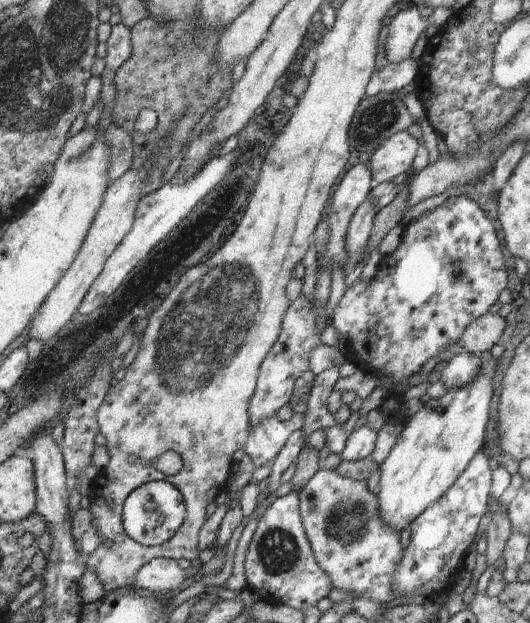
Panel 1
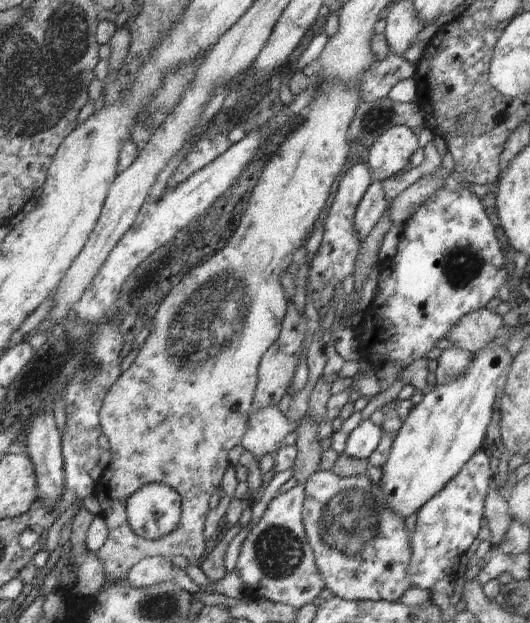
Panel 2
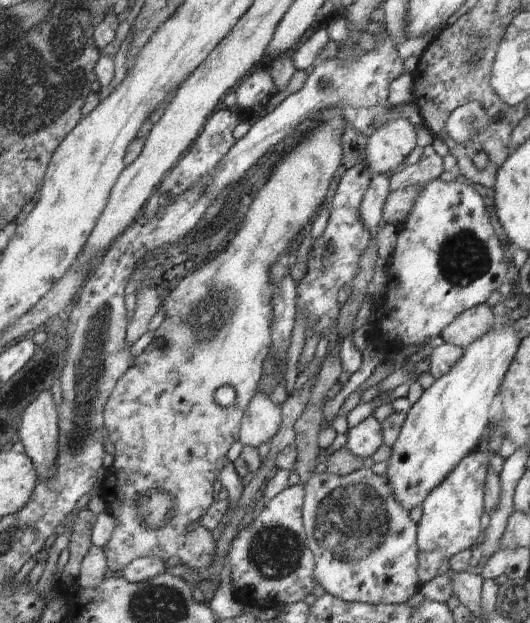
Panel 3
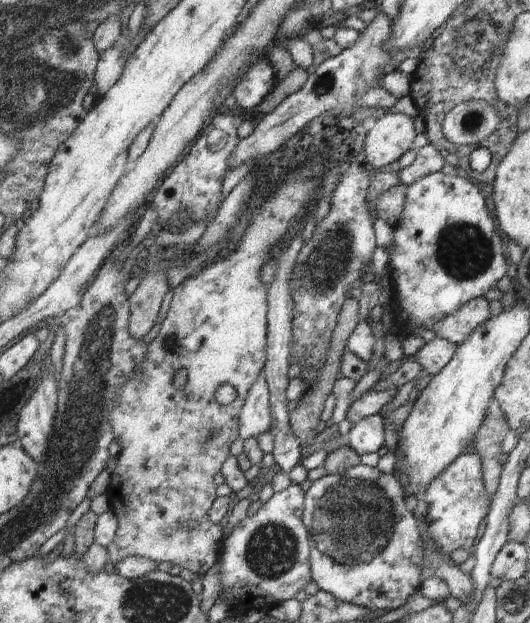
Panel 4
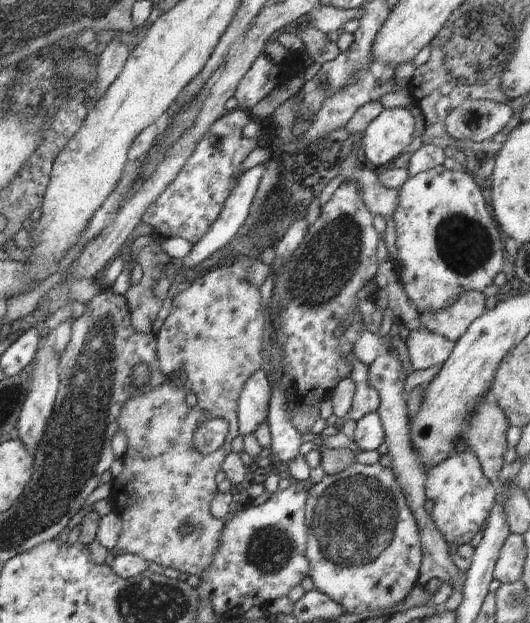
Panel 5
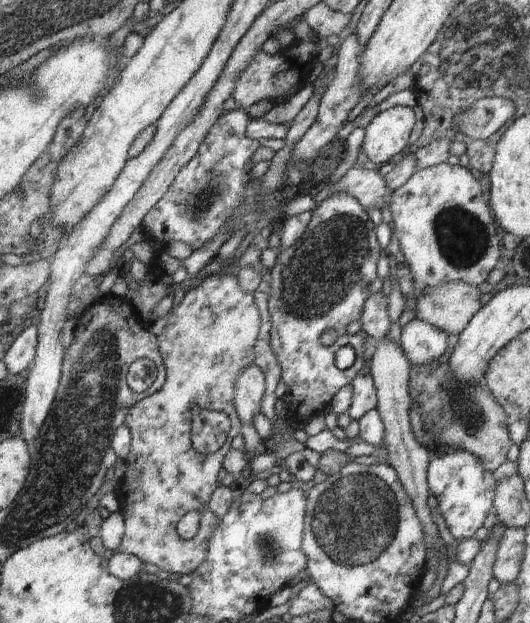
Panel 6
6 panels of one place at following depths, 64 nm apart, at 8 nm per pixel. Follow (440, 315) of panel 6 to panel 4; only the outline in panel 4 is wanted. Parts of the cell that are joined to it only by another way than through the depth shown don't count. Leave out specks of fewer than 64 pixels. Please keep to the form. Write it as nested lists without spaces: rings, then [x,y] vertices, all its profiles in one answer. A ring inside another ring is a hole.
[[[472,298],[456,314],[450,314],[436,322],[432,330],[441,339],[460,346],[482,322],[490,320],[490,304],[485,298]]]

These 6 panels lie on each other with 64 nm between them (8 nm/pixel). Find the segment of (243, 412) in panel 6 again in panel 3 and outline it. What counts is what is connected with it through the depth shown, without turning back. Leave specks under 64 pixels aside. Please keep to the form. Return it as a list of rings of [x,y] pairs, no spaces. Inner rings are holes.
[[[256,389],[256,394],[252,396],[242,418],[239,441],[244,447],[250,446],[250,448],[260,448],[260,444],[270,444],[281,423],[281,407],[276,406],[262,390]]]

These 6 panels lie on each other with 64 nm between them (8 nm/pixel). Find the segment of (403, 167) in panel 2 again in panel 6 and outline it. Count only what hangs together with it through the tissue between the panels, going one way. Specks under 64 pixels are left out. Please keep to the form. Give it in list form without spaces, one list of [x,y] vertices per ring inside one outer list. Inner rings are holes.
[[[405,106],[381,110],[365,128],[362,150],[375,164],[388,163],[408,146],[416,121],[412,109]]]

